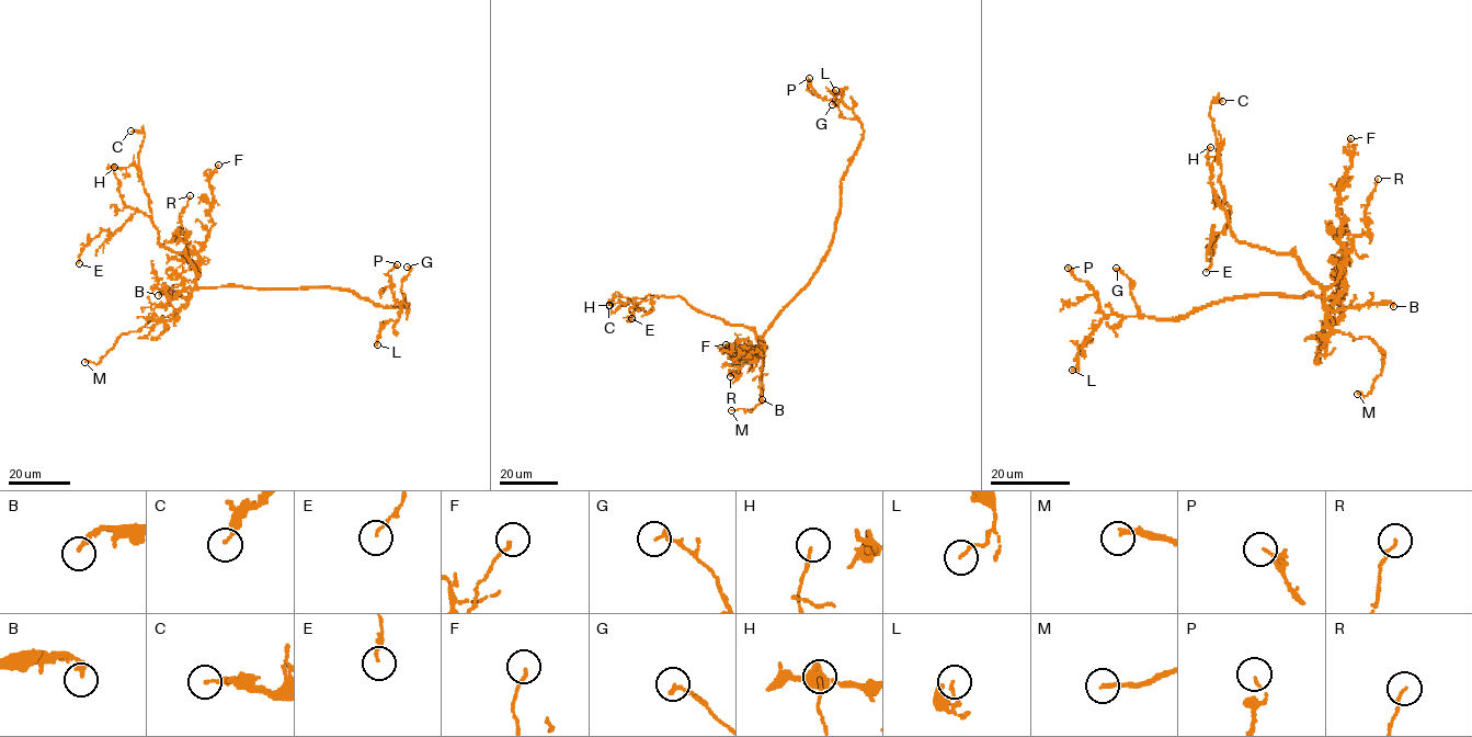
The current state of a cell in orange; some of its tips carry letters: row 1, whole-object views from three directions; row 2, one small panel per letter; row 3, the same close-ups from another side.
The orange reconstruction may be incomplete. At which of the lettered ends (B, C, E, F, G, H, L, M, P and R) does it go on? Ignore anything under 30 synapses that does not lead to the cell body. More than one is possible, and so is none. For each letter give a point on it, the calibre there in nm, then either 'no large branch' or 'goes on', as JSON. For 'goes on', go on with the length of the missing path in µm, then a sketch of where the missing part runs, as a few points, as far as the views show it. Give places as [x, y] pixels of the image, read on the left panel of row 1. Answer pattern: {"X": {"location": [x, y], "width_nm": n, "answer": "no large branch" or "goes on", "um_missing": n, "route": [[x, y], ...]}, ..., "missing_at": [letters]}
{"B": {"location": [158, 295], "width_nm": 200, "answer": "no large branch"}, "C": {"location": [130, 131], "width_nm": 180, "answer": "no large branch"}, "E": {"location": [79, 263], "width_nm": 100, "answer": "no large branch"}, "F": {"location": [218, 165], "width_nm": 120, "answer": "no large branch"}, "G": {"location": [407, 267], "width_nm": 150, "answer": "no large branch"}, "H": {"location": [114, 167], "width_nm": 110, "answer": "no large branch"}, "L": {"location": [377, 344], "width_nm": 110, "answer": "no large branch"}, "M": {"location": [84, 362], "width_nm": 190, "answer": "goes on", "um_missing": 20, "route": [[84, 362], [83, 377], [76, 388], [55, 397]]}, "P": {"location": [397, 264], "width_nm": 90, "answer": "no large branch"}, "R": {"location": [190, 195], "width_nm": 90, "answer": "no large branch"}, "missing_at": ["M"]}

